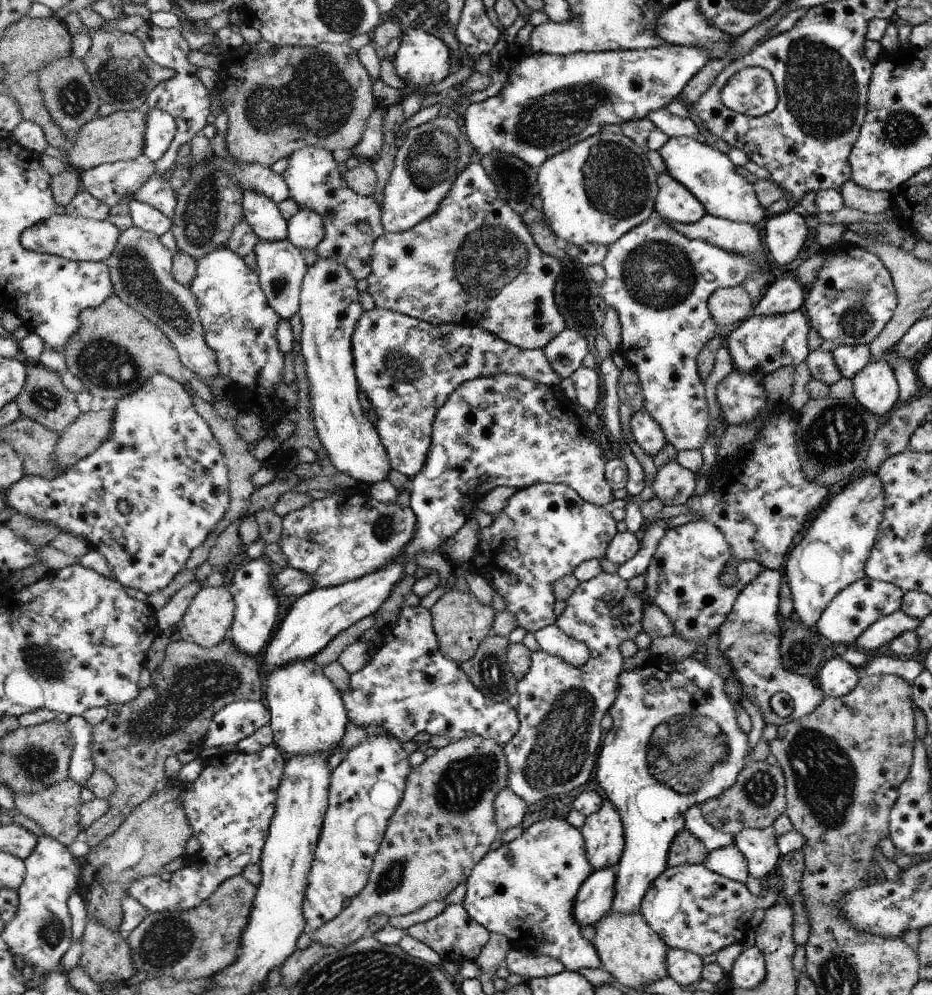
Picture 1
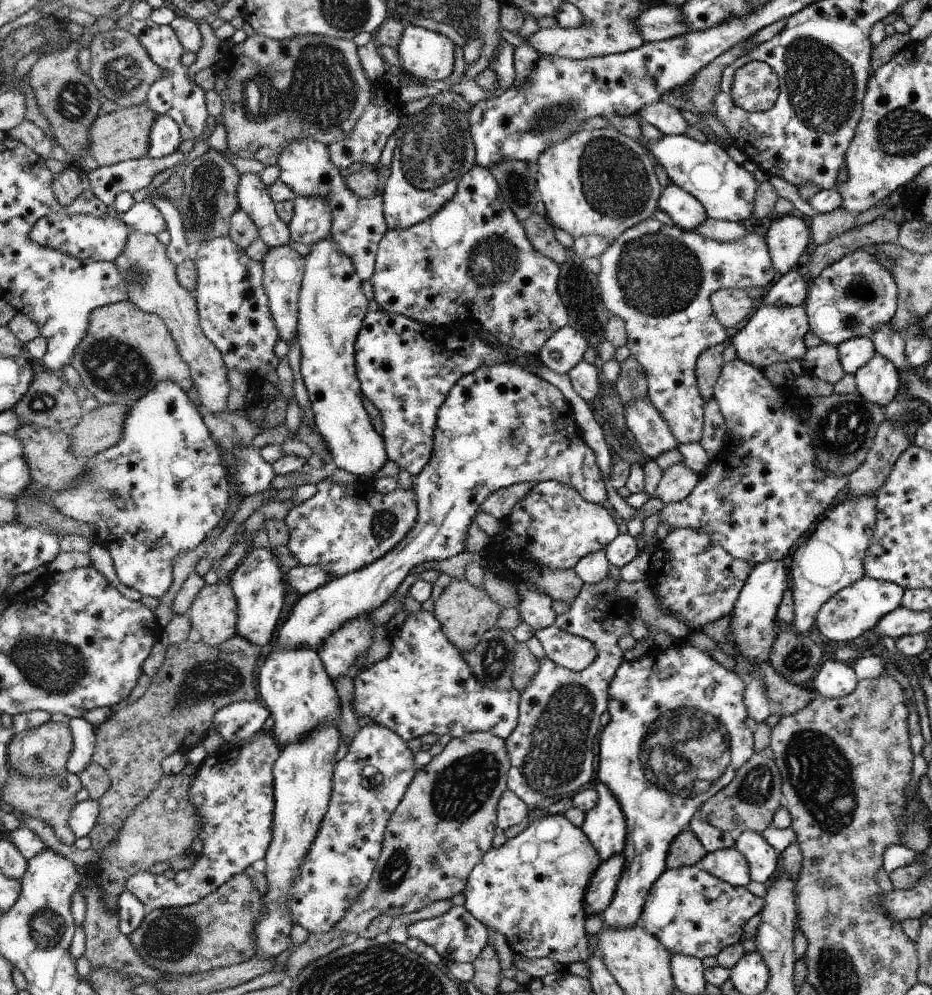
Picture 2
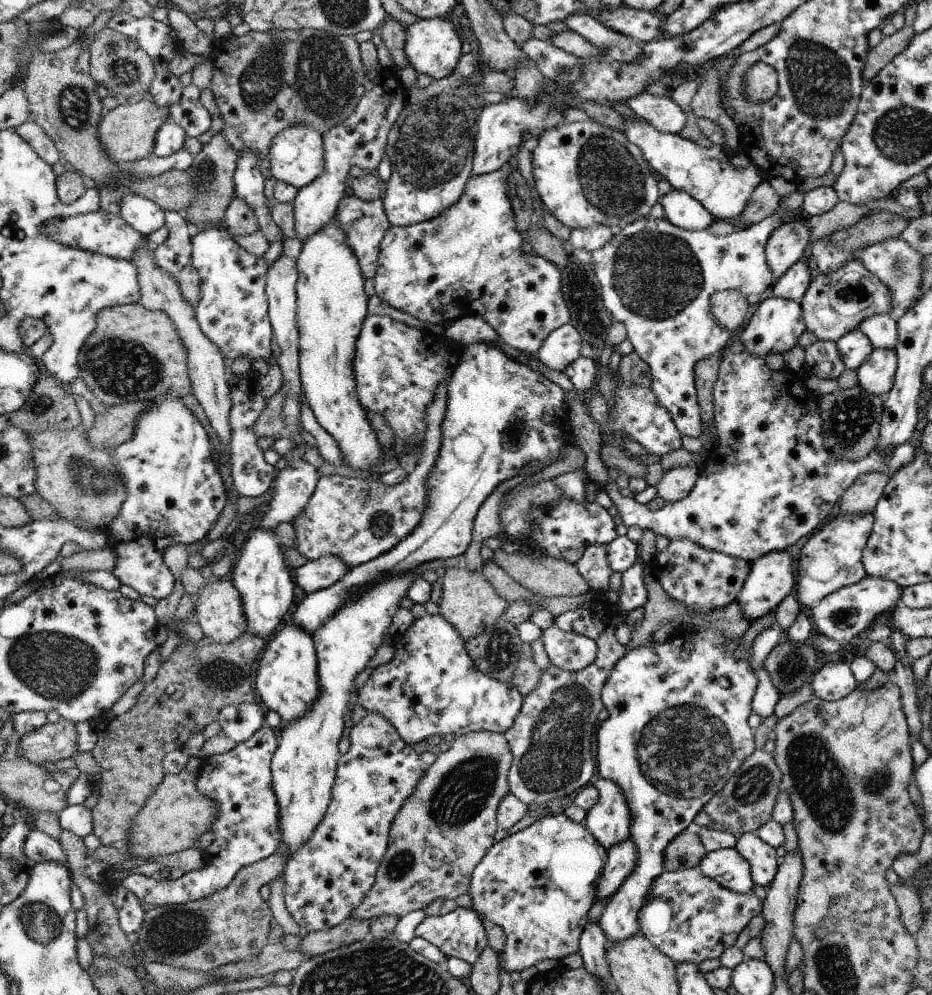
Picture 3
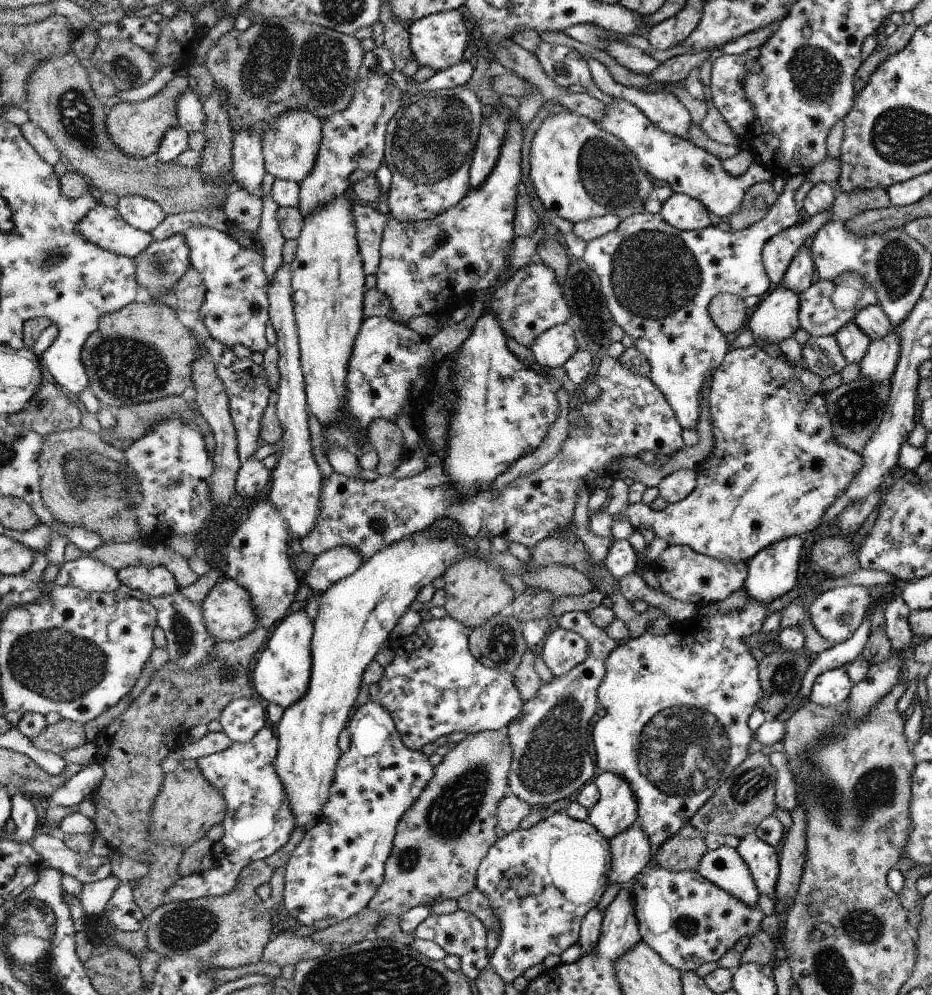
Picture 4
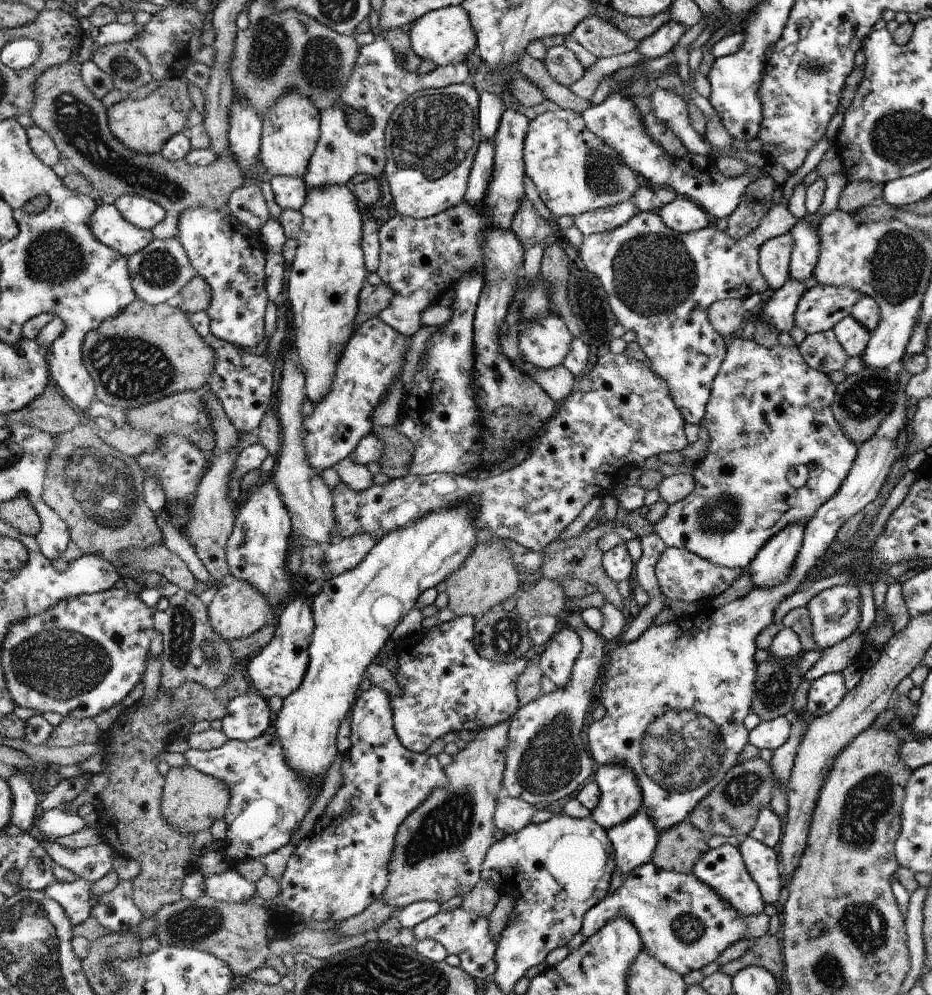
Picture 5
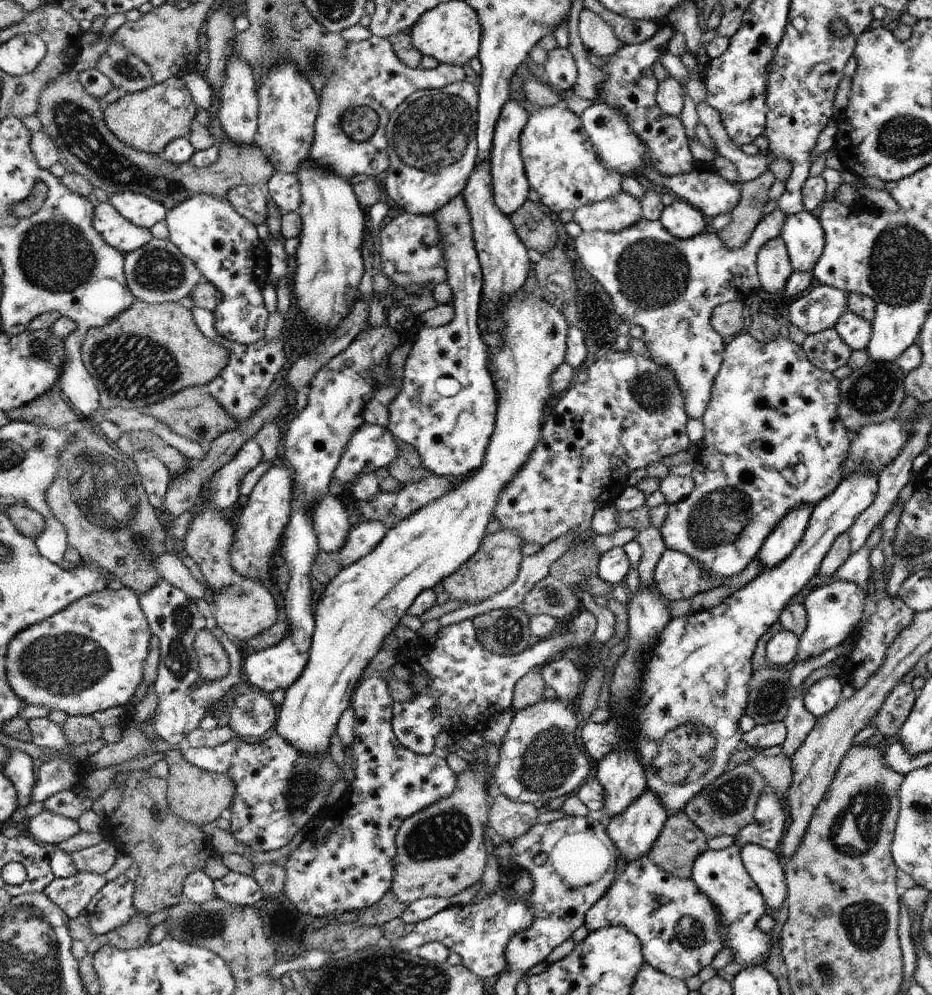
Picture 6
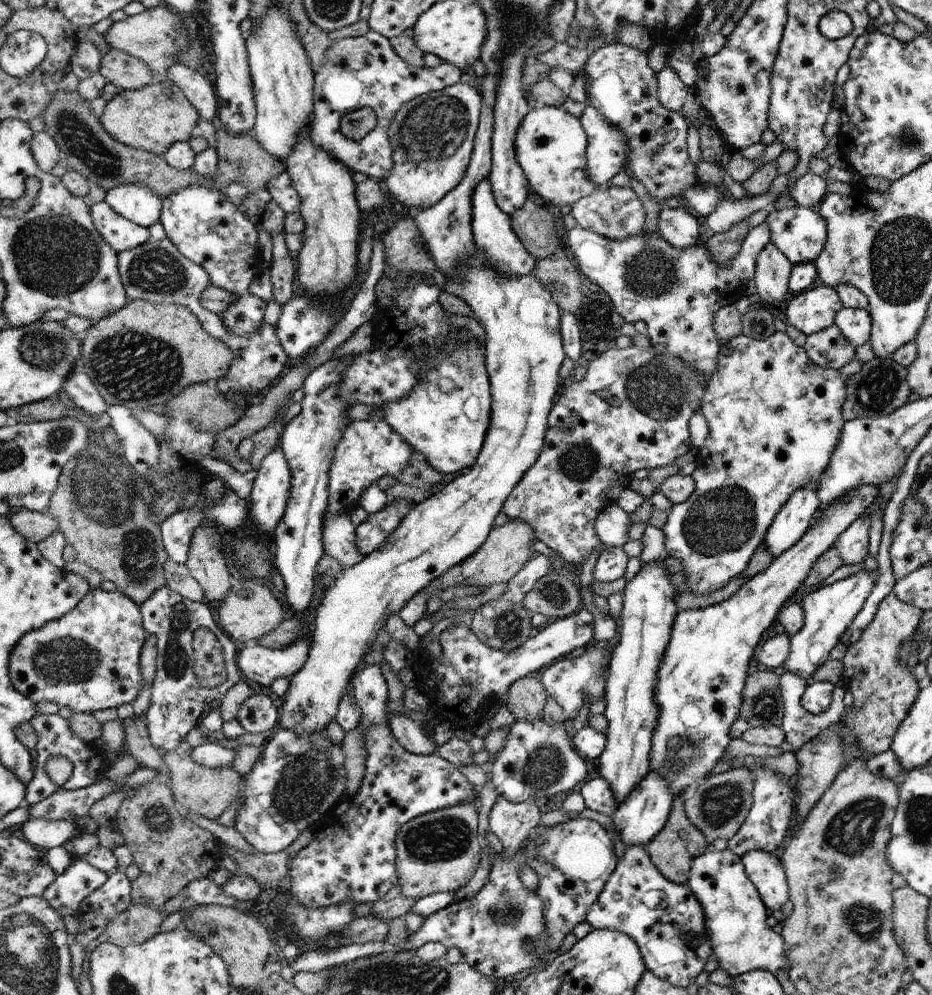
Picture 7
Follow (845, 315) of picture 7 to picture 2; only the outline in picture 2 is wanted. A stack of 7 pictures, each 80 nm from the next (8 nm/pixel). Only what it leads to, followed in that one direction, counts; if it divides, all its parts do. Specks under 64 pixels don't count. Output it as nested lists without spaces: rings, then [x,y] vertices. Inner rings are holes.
[[[868,337],[848,339],[839,344],[837,352],[843,371],[848,374],[854,374],[877,353],[873,342]]]

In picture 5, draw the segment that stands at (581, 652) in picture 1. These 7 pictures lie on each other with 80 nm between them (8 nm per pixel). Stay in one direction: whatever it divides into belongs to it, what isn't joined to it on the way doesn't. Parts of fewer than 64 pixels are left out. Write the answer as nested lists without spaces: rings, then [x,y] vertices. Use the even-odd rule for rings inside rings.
[[[567,627],[554,634],[541,649],[538,664],[550,686],[560,688],[567,685],[582,648],[579,633]]]

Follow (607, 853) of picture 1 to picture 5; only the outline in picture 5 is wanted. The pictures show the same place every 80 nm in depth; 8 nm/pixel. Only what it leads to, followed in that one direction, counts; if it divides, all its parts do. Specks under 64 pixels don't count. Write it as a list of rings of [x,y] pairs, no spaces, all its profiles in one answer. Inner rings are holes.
[[[600,765],[593,781],[602,790],[602,798],[588,817],[606,832],[626,823],[643,806],[643,792],[635,773],[625,765]]]

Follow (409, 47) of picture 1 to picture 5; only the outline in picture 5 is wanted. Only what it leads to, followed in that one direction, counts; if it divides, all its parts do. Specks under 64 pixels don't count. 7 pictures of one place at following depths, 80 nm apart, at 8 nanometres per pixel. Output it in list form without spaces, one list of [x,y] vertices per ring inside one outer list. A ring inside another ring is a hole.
[[[462,5],[436,9],[407,28],[414,52],[421,60],[432,60],[437,67],[464,63],[478,44],[470,13]]]

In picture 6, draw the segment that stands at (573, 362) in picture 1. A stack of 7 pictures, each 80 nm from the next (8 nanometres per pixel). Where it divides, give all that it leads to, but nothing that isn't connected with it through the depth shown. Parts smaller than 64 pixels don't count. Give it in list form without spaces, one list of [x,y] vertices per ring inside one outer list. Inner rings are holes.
[[[522,289],[509,297],[509,300],[503,302],[497,309],[498,320],[492,328],[498,328],[498,332],[502,333],[504,346],[490,352],[489,360],[495,370],[492,378],[498,394],[497,411],[495,427],[482,466],[476,473],[462,478],[462,482],[459,482],[454,490],[428,503],[426,507],[422,507],[405,518],[402,523],[391,528],[370,555],[363,556],[354,564],[342,568],[326,585],[316,604],[313,613],[315,630],[311,641],[310,662],[304,667],[299,679],[285,690],[273,731],[284,737],[288,744],[295,746],[300,754],[318,757],[330,752],[330,738],[335,734],[343,712],[350,706],[350,696],[354,696],[364,668],[378,654],[384,638],[396,629],[403,616],[410,610],[411,604],[423,591],[434,588],[442,579],[458,571],[479,550],[486,538],[484,535],[486,526],[494,518],[495,508],[502,492],[524,468],[524,464],[542,438],[542,424],[554,402],[550,394],[549,376],[566,360],[569,326],[564,316],[556,308],[552,308],[539,291],[529,296],[523,296],[521,291]]]

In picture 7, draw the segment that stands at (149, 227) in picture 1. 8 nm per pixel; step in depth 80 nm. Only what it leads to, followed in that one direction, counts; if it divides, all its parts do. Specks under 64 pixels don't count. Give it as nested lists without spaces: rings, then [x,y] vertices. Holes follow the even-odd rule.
[[[126,185],[108,190],[105,201],[120,216],[148,228],[162,218],[163,201],[147,186]]]

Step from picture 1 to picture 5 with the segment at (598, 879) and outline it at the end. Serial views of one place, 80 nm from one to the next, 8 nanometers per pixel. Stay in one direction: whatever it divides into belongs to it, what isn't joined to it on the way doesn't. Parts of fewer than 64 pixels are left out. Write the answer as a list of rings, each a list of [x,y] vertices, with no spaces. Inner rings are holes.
[[[643,806],[626,823],[612,827],[607,835],[615,847],[615,872],[621,872],[623,877],[649,863],[659,844],[655,821]]]

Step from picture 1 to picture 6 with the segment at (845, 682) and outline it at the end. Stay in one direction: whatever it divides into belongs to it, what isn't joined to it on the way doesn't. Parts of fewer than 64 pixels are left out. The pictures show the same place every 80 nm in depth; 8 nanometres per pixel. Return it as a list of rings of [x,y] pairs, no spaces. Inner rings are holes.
[[[826,676],[810,686],[803,696],[803,704],[806,710],[818,719],[828,715],[842,700],[842,677]]]

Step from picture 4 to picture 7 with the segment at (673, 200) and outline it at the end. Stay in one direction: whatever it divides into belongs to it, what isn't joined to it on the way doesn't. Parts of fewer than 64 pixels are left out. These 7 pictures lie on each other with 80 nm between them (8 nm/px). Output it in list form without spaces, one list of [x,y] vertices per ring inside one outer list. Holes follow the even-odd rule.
[[[664,206],[657,218],[660,234],[676,248],[686,248],[699,242],[701,236],[696,215],[684,207],[670,208]]]

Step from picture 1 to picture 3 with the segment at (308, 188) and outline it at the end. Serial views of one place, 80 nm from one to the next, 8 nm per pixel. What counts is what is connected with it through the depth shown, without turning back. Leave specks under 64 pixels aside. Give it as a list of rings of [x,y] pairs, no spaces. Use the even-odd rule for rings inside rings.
[[[296,125],[288,127],[275,136],[263,164],[278,181],[295,186],[298,190],[306,187],[325,173],[325,148],[323,136],[313,128]],[[345,194],[339,202],[335,220],[347,237],[347,245],[358,257],[364,278],[375,278],[376,271],[379,268],[378,260],[379,252],[382,250],[382,240],[391,228],[391,223],[387,219],[386,209],[383,207],[383,200],[378,198],[376,200],[363,201],[354,194]]]

